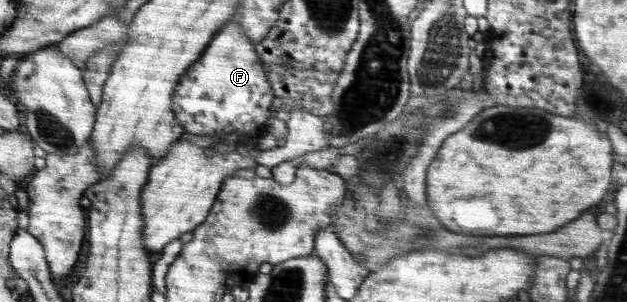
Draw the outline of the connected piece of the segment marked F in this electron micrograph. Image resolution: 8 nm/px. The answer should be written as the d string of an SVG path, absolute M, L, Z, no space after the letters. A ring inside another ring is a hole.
M231 18L219 30L219 36L215 36L215 44L206 49L207 56L199 60L199 64L195 64L191 72L183 74L183 84L179 84L179 96L174 96L175 112L179 112L179 120L183 120L182 127L193 135L228 136L236 133L240 144L257 147L259 138L267 132L271 116L269 108L275 96L257 49L235 18Z

